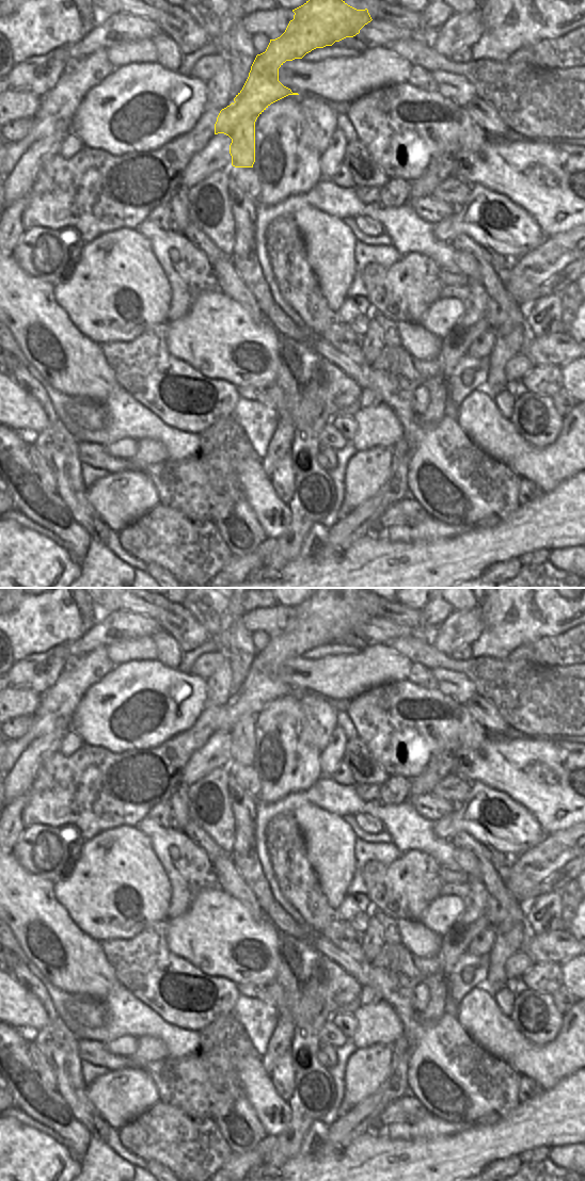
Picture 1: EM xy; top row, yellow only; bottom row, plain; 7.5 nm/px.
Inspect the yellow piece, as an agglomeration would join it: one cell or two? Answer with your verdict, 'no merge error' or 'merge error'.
merge error

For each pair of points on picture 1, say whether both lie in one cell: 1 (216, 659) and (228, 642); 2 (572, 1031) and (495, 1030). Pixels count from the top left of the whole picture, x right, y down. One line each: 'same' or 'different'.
1: different
2: same

